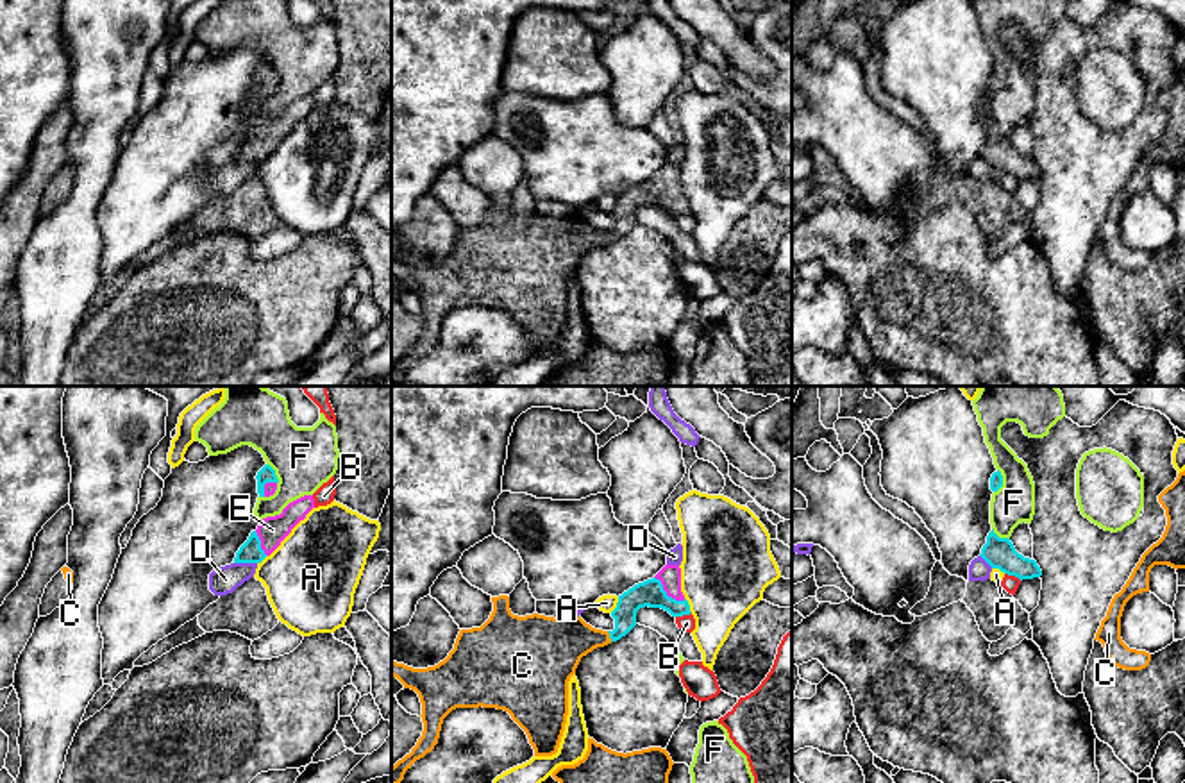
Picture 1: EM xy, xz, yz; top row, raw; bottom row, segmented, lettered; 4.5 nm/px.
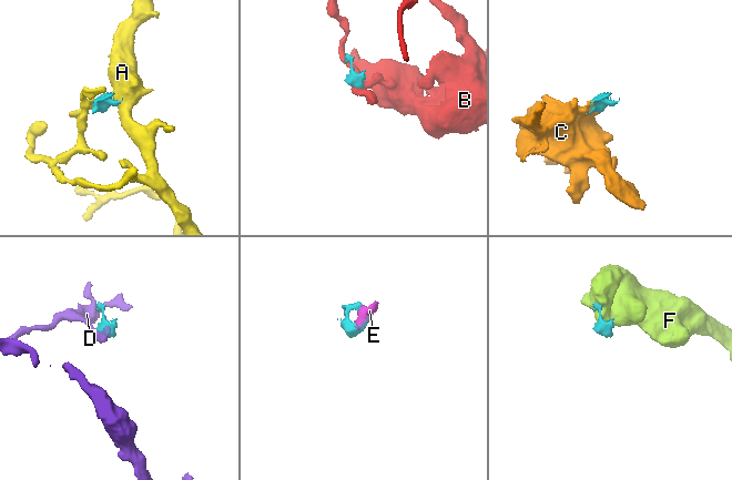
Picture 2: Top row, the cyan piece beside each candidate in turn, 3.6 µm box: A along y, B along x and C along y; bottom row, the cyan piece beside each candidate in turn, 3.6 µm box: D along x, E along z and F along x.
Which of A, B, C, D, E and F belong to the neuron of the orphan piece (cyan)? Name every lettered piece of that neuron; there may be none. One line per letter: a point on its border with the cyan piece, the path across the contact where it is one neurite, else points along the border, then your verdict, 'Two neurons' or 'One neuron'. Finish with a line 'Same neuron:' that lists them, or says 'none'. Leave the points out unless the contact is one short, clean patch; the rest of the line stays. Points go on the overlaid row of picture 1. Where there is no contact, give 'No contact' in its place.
A: Touches cyan at xz (617, 605). Boundary: xz (619, 597), (610, 612). Two neurons
B: Touches cyan at yz (1014, 574). Boundary: yz (1005, 572), (1021, 580). Two neurons
C: Touches cyan at xz (610, 637). One neuron
D: Touches cyan at xy (245, 562). Boundary: xy (235, 562), (256, 564). Two neurons
E: Touches cyan at xz (665, 594). Path across: xz (651, 592), (665, 594), (671, 574). One neuron
F: Touches cyan at yz (1001, 481). Two neurons
Same neuron: C, E

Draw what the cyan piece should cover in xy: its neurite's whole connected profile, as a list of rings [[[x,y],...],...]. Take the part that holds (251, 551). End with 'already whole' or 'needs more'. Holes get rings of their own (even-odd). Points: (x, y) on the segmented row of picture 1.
[[[304,495],[290,502],[281,515],[259,520],[257,529],[250,533],[248,540],[236,552],[234,563],[261,563],[313,508],[313,495]]] | needs more

